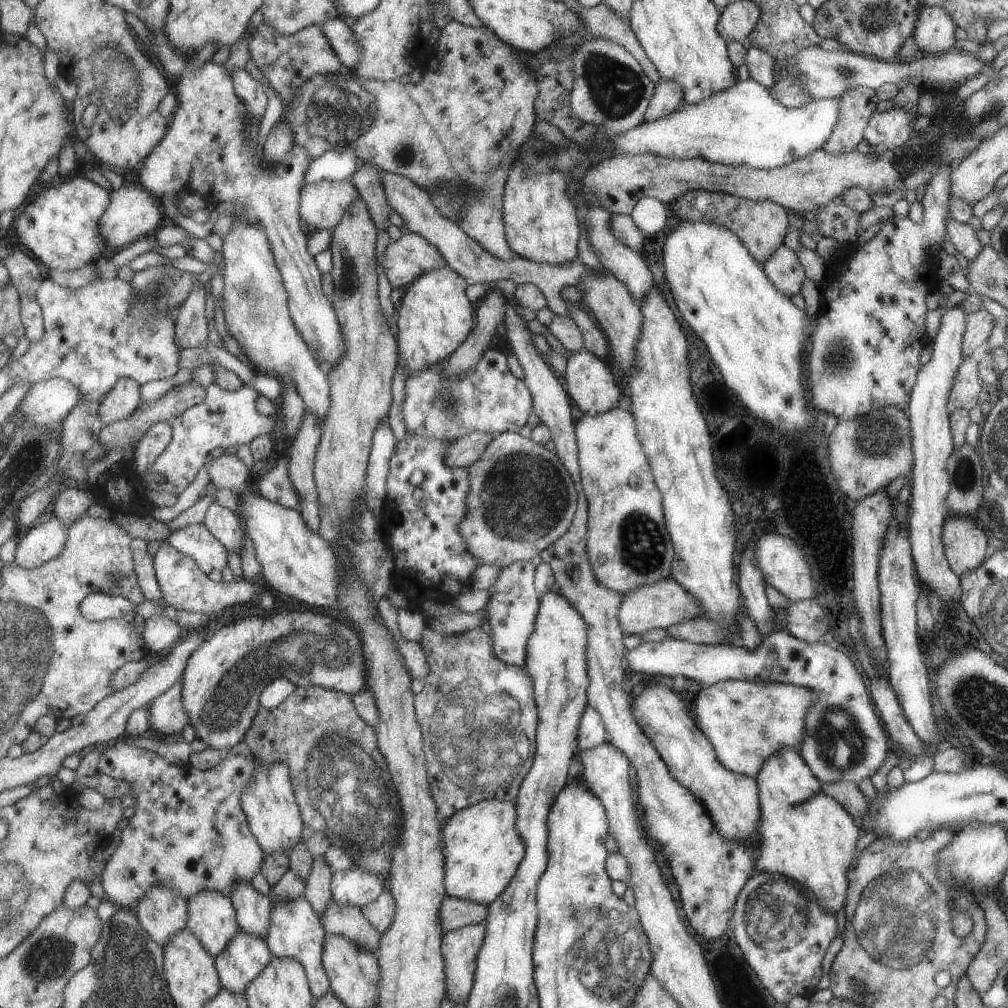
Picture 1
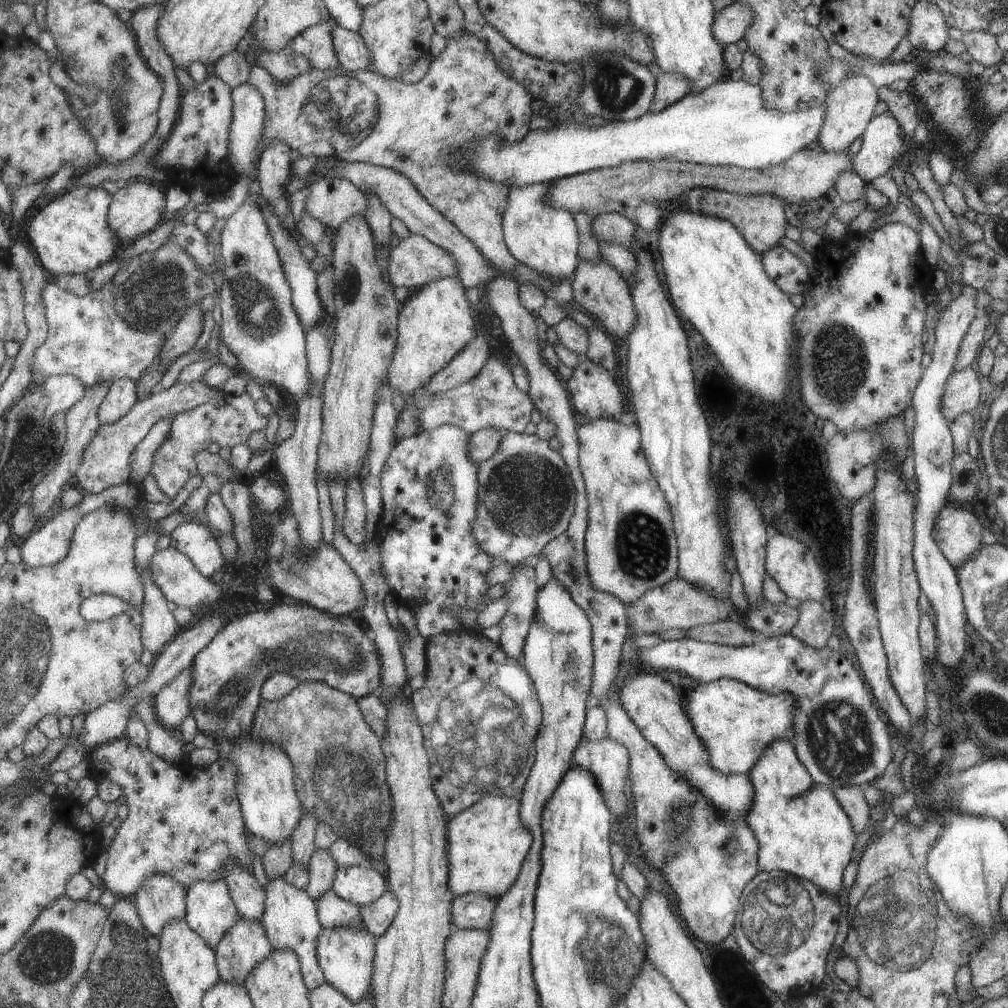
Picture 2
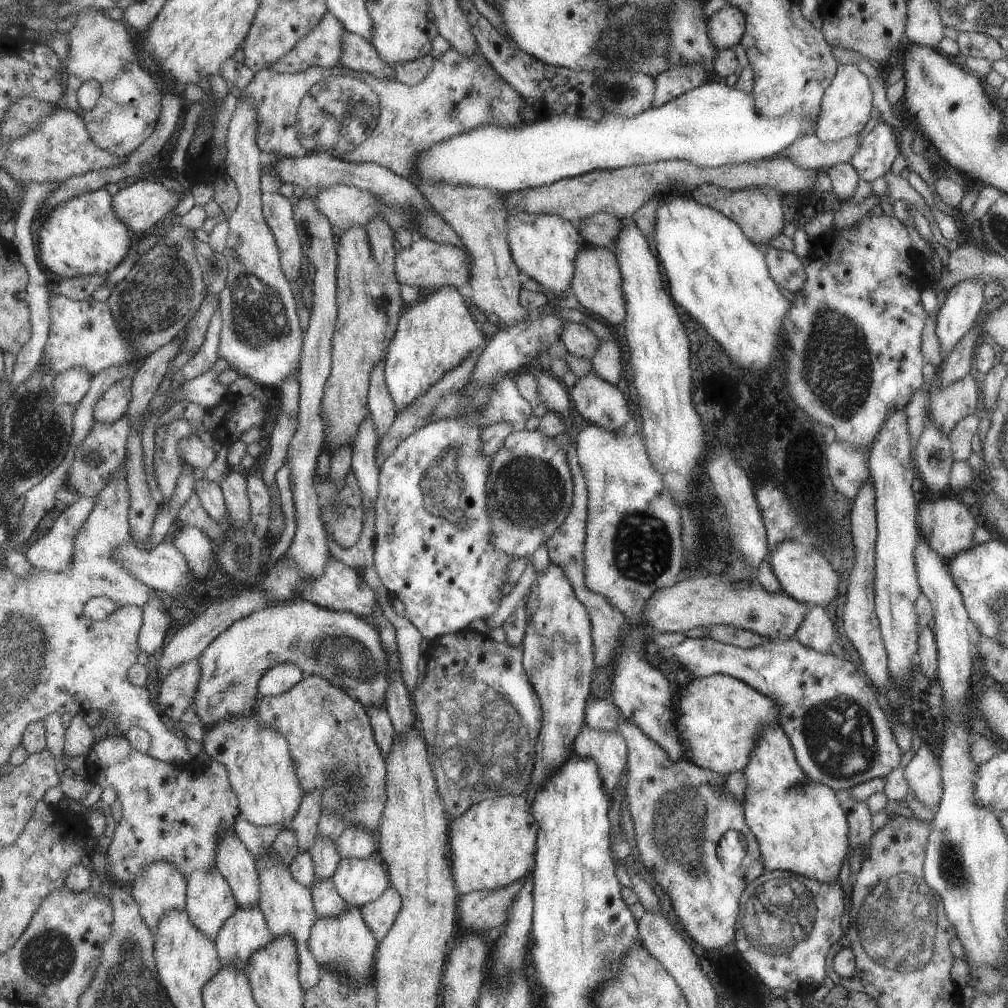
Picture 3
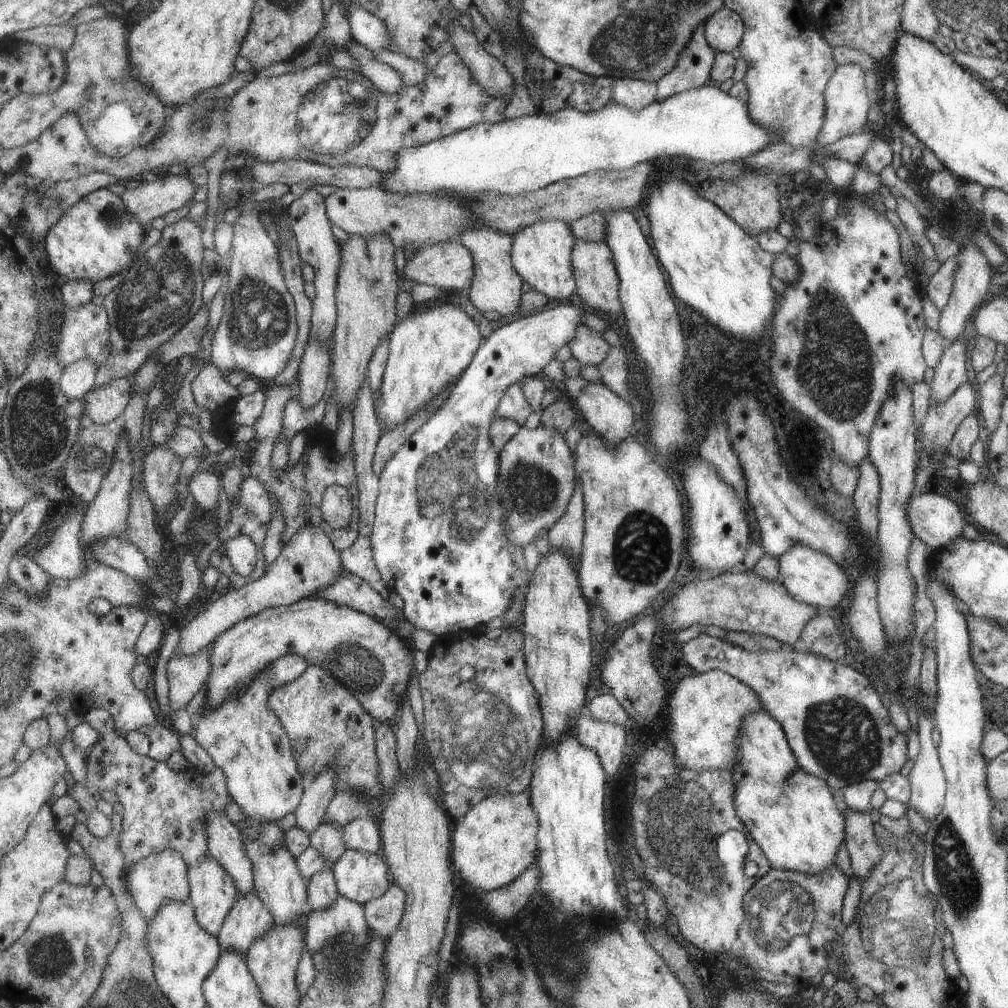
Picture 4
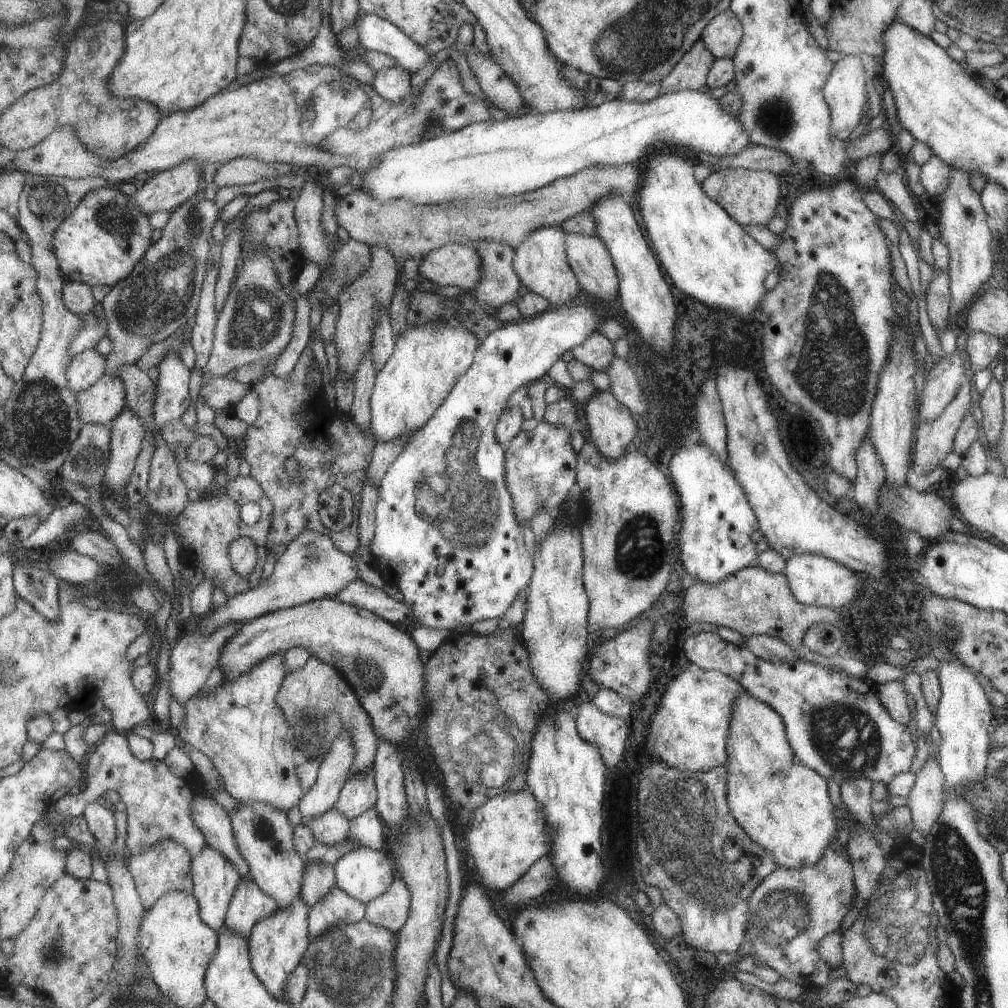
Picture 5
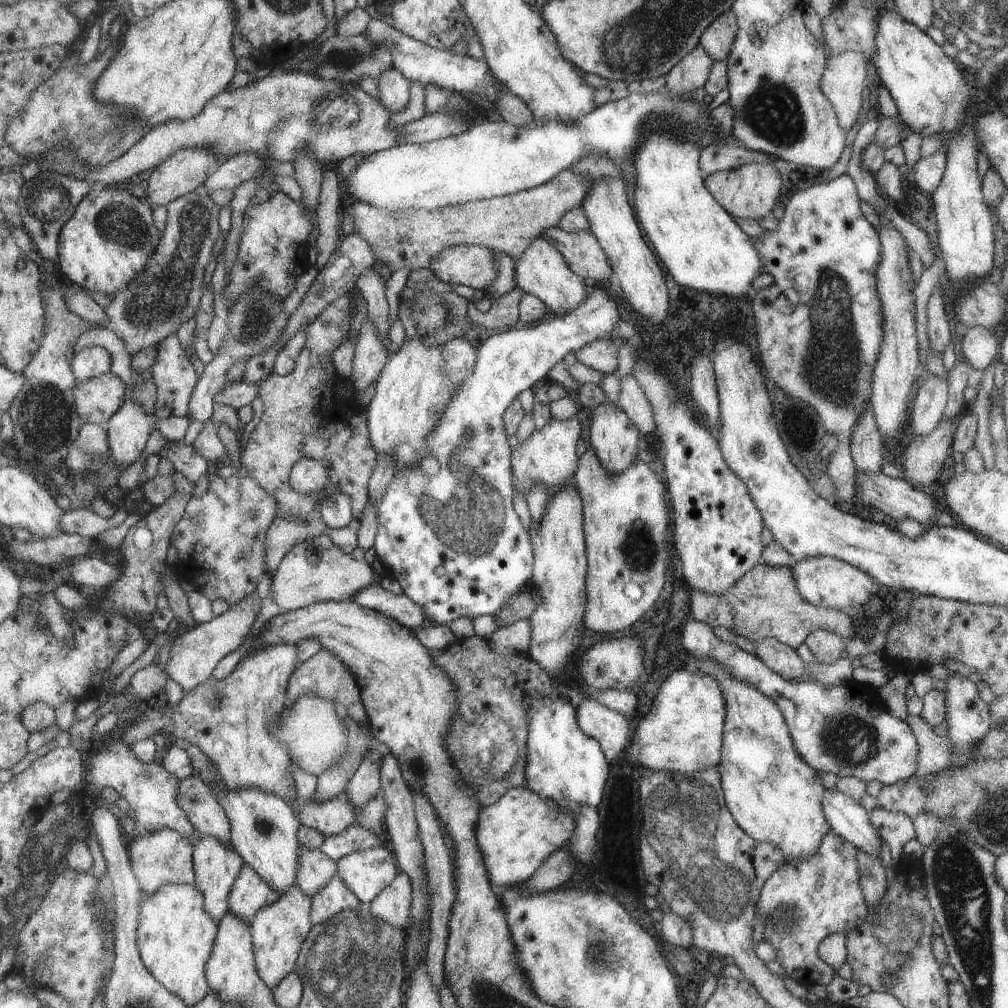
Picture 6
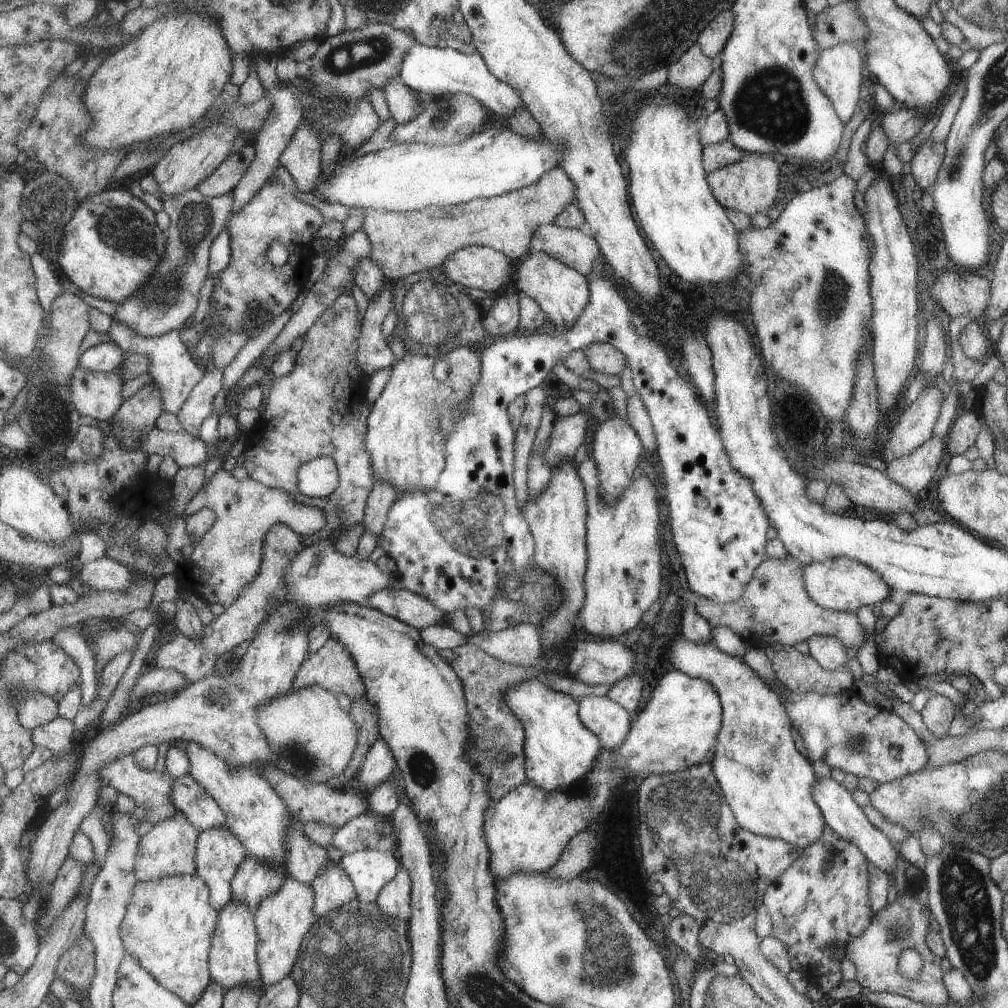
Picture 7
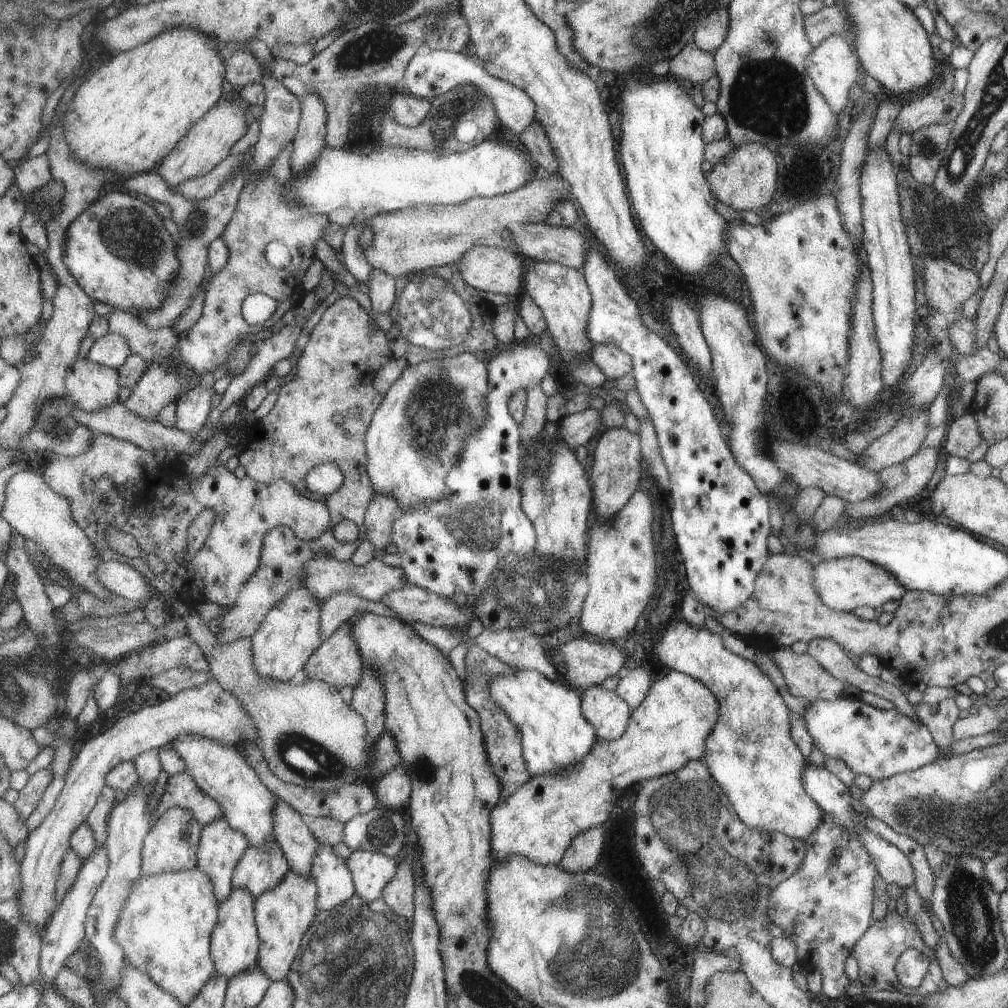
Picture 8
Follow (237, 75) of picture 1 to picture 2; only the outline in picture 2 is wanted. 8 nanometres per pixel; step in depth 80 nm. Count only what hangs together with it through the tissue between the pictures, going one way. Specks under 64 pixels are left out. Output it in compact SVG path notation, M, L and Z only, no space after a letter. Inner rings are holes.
M245 82L234 89L235 118L231 126L231 160L241 176L257 172L263 149L259 138L263 137L267 102L265 94L251 82Z

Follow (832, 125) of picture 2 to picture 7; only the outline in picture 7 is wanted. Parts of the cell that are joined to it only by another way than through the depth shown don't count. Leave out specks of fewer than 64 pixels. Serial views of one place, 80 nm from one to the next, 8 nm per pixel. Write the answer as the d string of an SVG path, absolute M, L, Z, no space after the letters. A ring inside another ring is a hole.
M854 43L835 44L833 48L825 48L815 62L814 80L818 88L830 98L834 104L835 113L839 120L849 120L853 110L857 110L859 100L859 86L861 84L861 70L863 70L864 56L859 45Z

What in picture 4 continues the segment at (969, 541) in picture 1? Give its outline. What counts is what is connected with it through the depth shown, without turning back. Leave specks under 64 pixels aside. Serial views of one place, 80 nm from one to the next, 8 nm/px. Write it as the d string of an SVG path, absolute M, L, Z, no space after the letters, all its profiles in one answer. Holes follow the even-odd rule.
M929 487L917 492L907 507L910 526L915 537L919 539L929 552L939 552L947 548L949 542L955 538L961 538L962 527L967 521L965 511L960 509L955 502L952 502L945 496L939 496Z

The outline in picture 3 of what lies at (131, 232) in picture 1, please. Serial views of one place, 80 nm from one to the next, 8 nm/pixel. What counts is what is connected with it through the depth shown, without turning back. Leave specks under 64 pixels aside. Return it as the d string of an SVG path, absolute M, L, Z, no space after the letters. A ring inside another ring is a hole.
M139 178L114 196L114 208L118 217L130 226L132 234L141 234L147 230L151 232L181 200L182 196L165 188L161 182Z

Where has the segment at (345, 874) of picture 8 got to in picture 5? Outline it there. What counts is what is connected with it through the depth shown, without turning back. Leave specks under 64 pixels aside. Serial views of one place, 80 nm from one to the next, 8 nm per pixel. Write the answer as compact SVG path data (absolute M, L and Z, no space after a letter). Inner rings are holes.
M338 886L333 888L331 896L319 900L310 910L309 936L315 940L323 936L327 930L339 924L353 924L364 919L366 904L347 896Z

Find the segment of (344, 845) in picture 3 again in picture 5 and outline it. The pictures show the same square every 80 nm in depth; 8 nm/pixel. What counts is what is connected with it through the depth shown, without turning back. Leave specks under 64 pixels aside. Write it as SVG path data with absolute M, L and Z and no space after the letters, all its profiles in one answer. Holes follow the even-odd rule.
M374 807L347 822L347 840L359 842L359 847L385 849L385 834L385 824Z

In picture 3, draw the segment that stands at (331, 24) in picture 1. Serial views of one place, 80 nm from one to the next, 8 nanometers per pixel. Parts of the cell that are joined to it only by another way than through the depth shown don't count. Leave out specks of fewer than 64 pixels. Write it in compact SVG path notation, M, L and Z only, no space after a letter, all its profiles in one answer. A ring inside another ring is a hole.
M343 34L343 54L340 63L347 70L367 72L375 78L394 78L394 70L379 60L373 46L355 34Z

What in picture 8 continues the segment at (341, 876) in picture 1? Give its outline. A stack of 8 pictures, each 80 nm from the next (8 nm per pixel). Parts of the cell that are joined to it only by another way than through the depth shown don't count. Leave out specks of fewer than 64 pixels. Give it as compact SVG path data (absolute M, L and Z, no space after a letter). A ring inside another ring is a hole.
M352 851L346 860L347 869L353 878L355 895L361 897L362 900L366 902L380 899L382 889L394 879L395 872L398 868L396 857L390 858L389 856L375 852Z

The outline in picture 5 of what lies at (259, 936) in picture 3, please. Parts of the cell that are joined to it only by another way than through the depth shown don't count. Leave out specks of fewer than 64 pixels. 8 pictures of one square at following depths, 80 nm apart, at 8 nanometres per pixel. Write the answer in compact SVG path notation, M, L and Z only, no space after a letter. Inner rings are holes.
M243 879L230 904L225 928L251 940L251 934L259 922L277 911L275 898L265 894L254 879Z

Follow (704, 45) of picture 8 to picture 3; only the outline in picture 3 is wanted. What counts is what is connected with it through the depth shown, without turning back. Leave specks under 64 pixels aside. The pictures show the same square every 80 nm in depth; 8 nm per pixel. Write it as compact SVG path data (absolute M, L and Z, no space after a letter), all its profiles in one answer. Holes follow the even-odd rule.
M725 5L707 21L707 36L717 49L735 47L745 34L746 17L739 8Z

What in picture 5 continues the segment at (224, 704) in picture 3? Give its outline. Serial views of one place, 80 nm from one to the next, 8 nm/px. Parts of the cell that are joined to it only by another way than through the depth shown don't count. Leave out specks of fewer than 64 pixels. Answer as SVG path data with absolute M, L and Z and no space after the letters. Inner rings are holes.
M321 598L292 608L266 613L245 622L245 626L235 636L231 636L231 640L227 640L221 652L219 662L223 668L224 680L237 680L239 676L251 672L259 662L275 656L277 652L289 652L299 646L303 646L303 650L307 648L313 658L319 658L341 672L341 676L354 690L359 704L362 704L362 708L369 714L375 737L387 740L397 747L399 742L407 738L415 742L419 724L422 723L425 712L429 708L425 698L425 684L423 684L425 670L423 670L423 662L419 660L419 649L413 644L409 634L397 630L390 622L385 622L373 612L355 608L354 605L341 603L339 600Z

